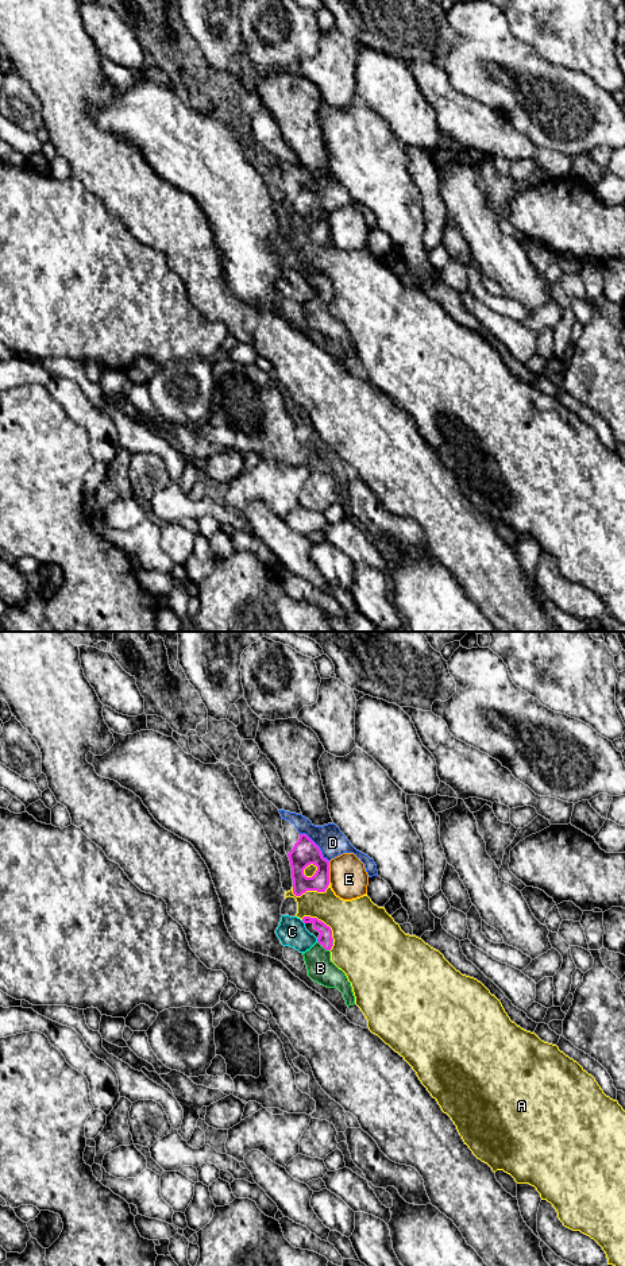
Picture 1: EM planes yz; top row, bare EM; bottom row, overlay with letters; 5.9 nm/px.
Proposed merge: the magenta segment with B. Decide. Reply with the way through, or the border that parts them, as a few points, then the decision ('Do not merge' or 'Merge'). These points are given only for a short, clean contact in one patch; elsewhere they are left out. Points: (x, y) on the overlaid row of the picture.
Path across: yz (325, 938), (323, 946), (320, 968). Merge

